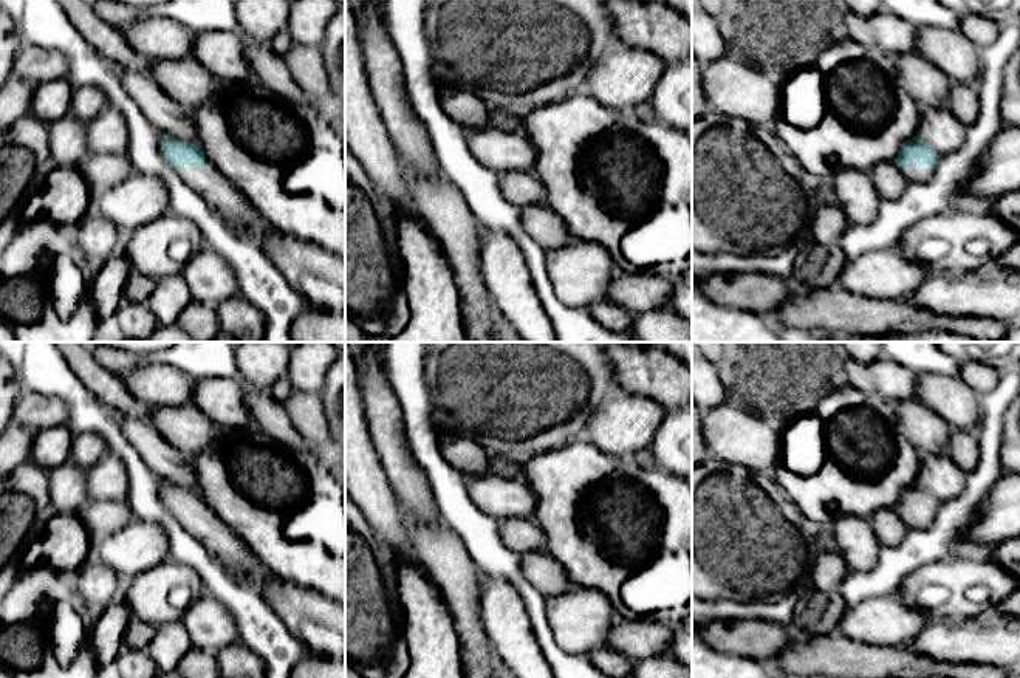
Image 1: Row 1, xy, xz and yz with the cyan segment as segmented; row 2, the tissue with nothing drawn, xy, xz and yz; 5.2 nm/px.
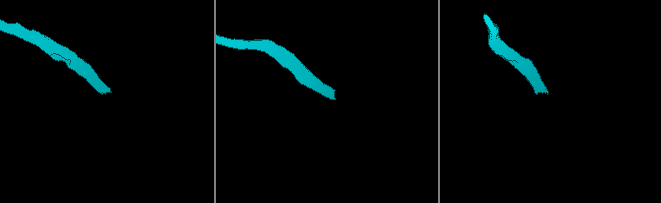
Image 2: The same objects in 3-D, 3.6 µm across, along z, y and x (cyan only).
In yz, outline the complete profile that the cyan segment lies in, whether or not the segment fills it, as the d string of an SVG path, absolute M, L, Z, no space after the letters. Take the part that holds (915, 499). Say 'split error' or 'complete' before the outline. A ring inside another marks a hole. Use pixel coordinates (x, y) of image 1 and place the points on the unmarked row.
split error | M918 483L902 491L896 512L907 528L926 529L935 520L938 502Z

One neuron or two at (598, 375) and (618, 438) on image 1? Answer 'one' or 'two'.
two

